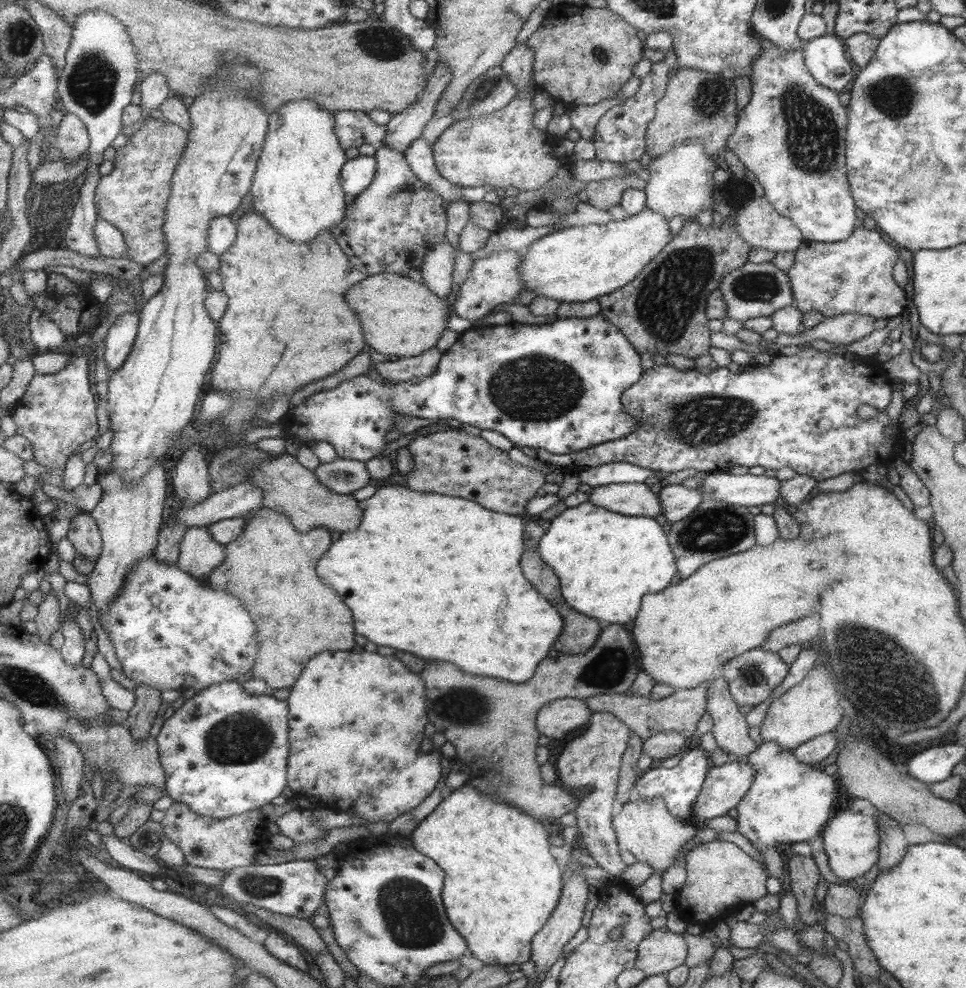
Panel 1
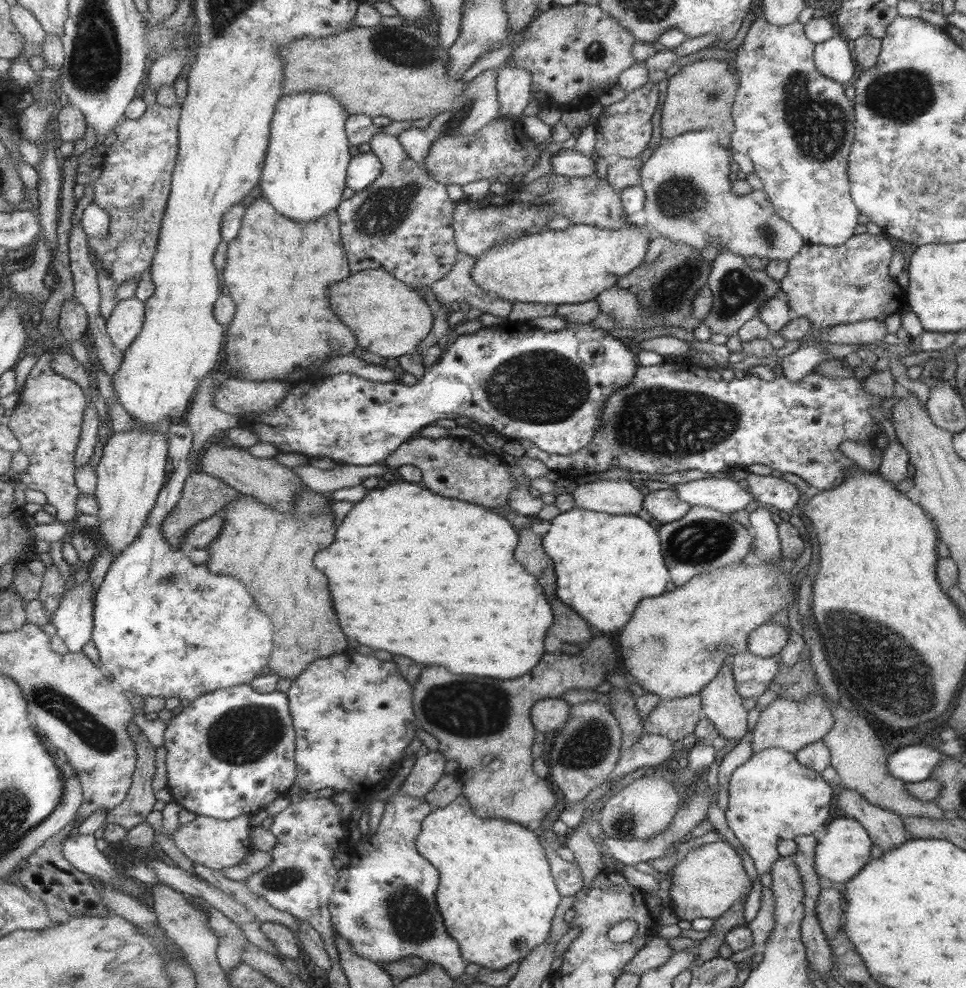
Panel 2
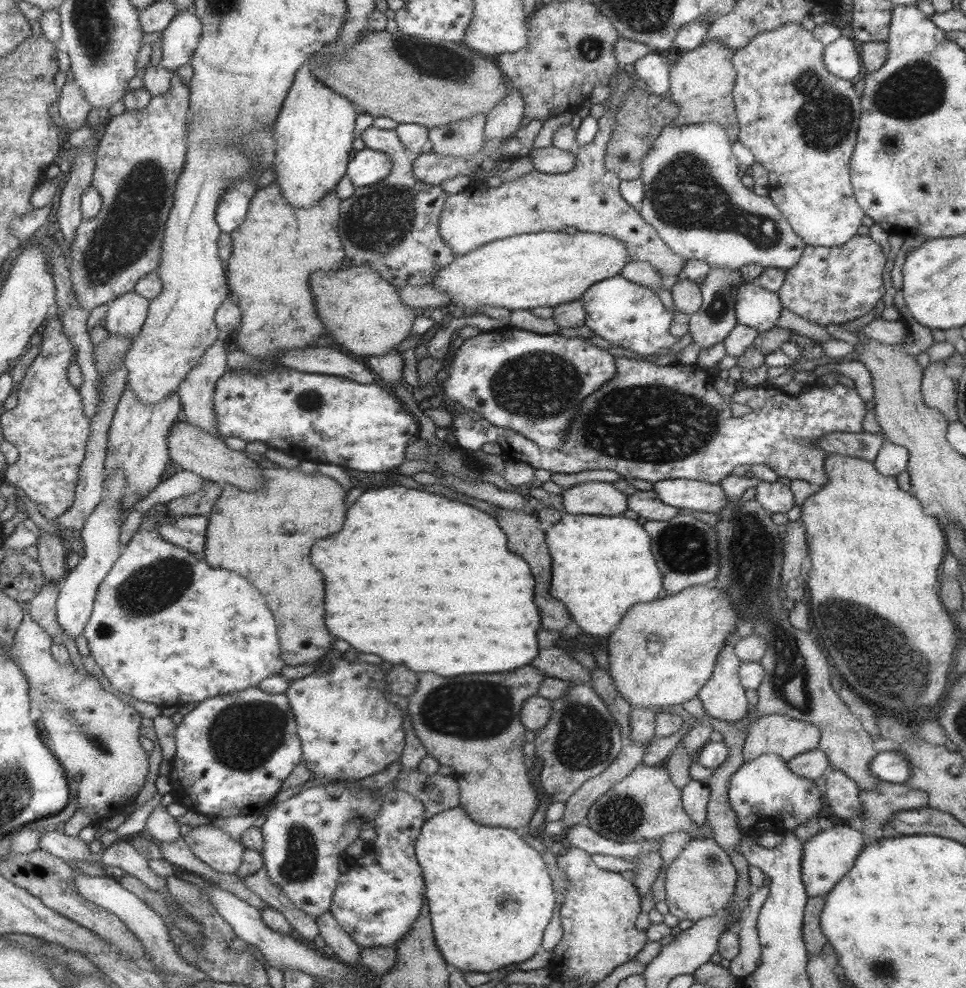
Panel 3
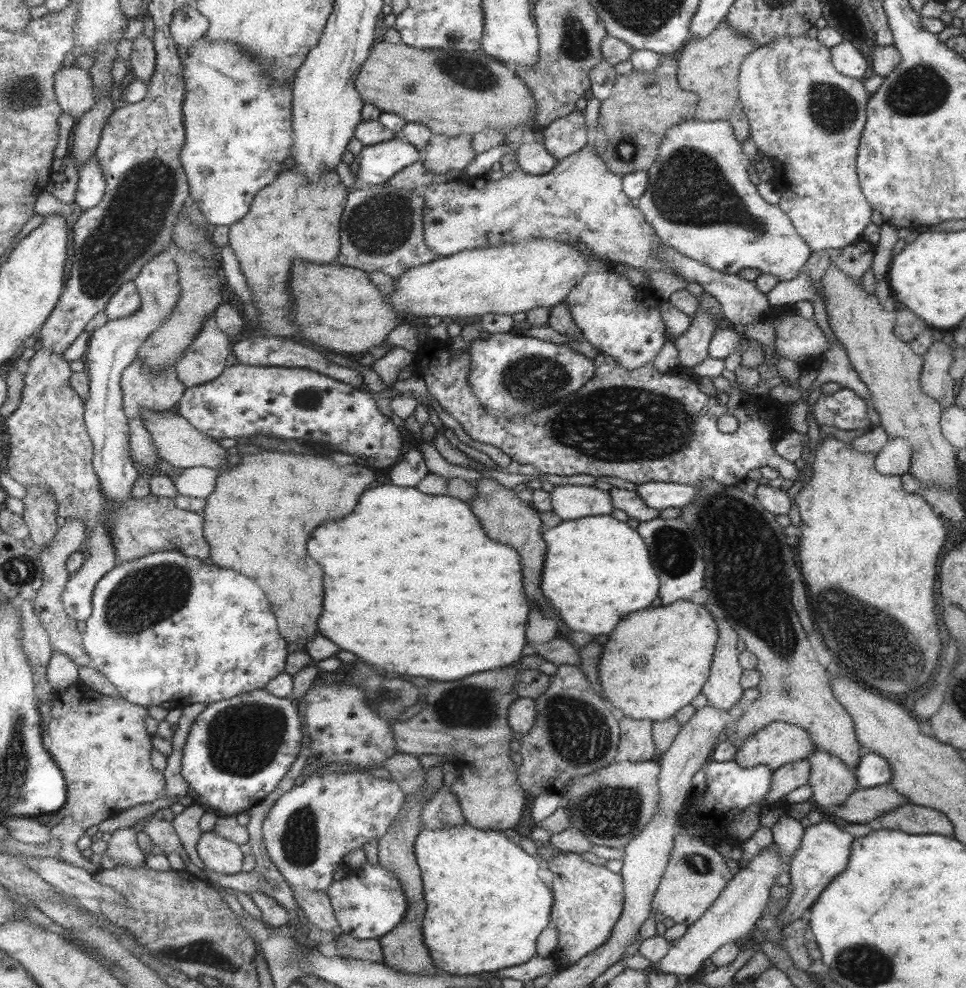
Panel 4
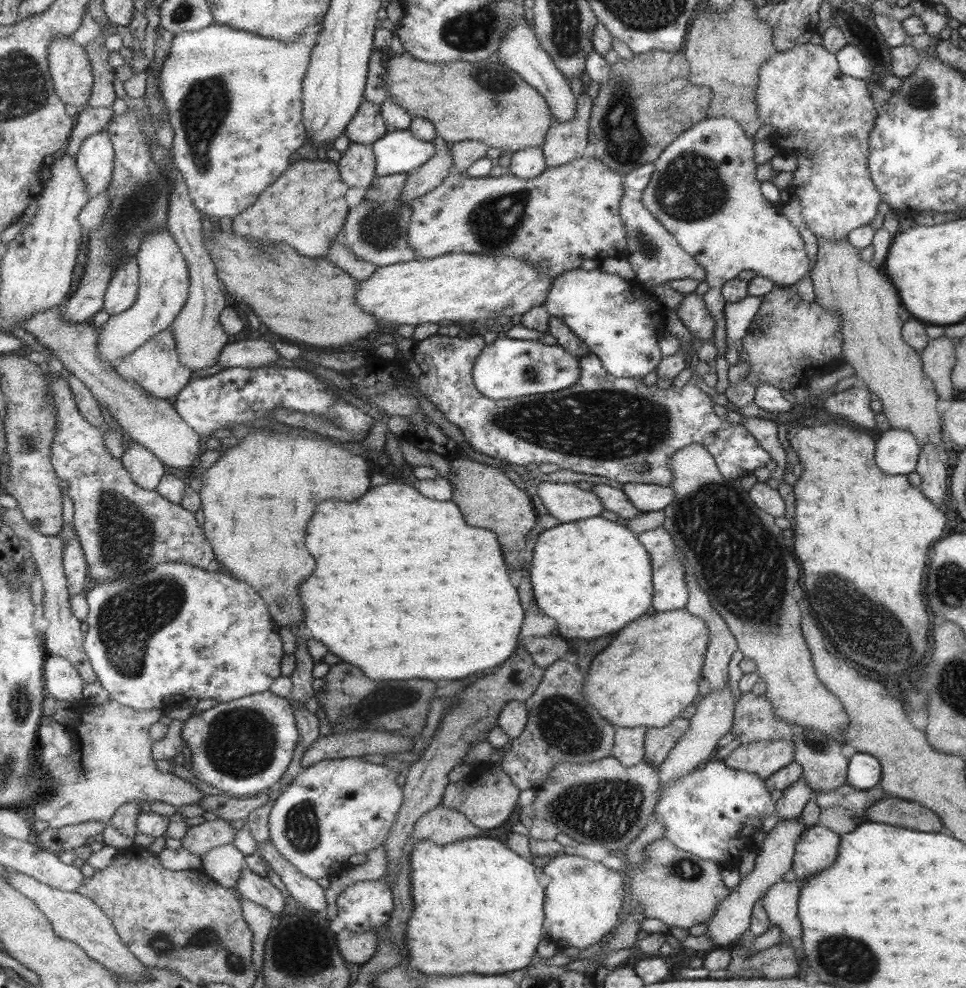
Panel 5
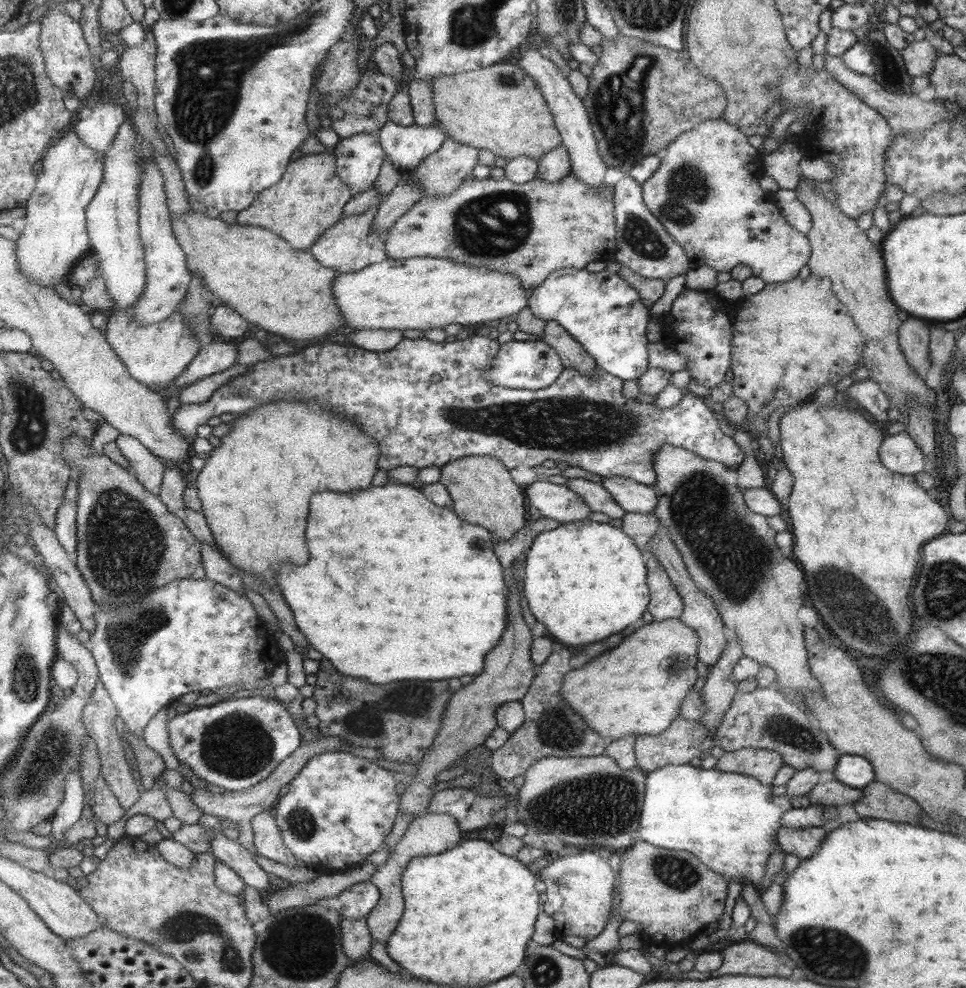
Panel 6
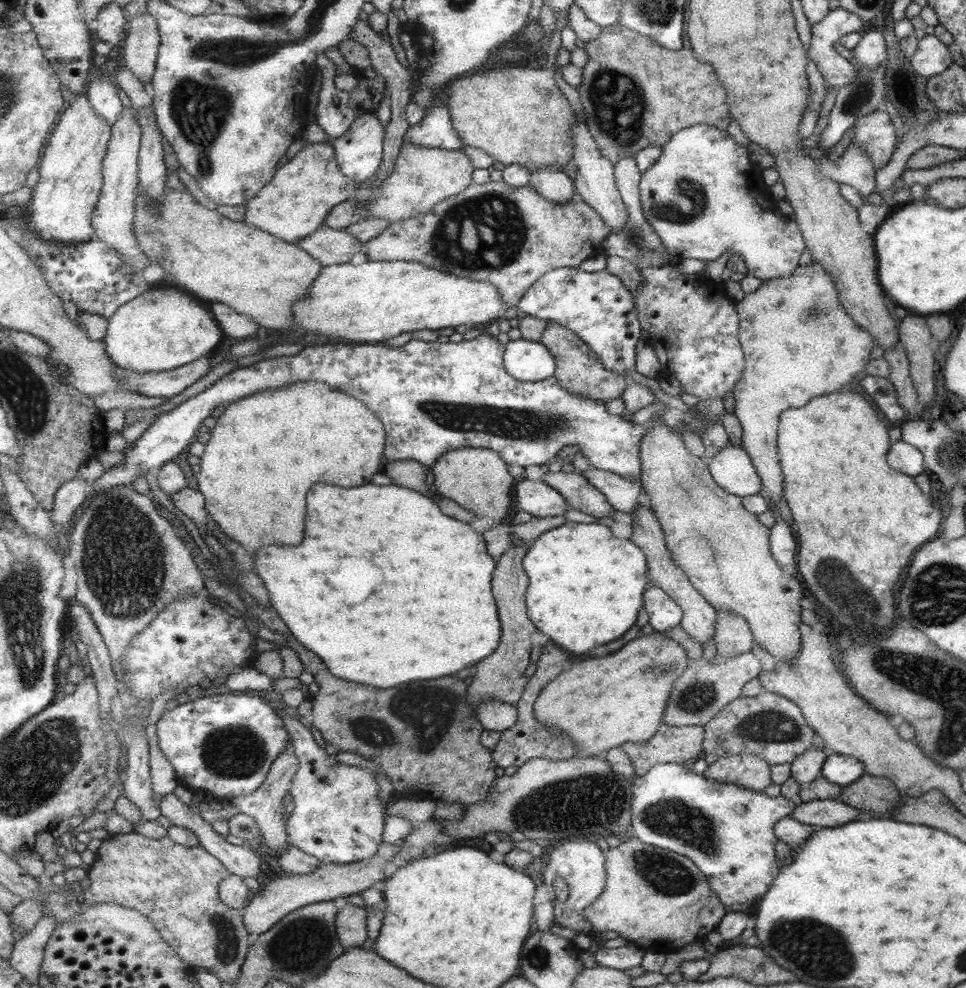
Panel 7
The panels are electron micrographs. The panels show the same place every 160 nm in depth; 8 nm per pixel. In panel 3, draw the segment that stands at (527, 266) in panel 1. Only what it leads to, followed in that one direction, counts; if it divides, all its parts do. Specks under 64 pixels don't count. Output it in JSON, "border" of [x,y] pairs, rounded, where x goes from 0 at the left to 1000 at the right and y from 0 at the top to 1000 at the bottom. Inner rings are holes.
{"border":[[[561,234],[558,236],[550,236],[542,238],[531,238],[530,240],[525,240],[522,242],[517,242],[507,245],[505,248],[500,248],[497,251],[490,253],[489,256],[481,258],[473,258],[472,263],[468,265],[467,268],[461,269],[459,272],[454,273],[452,276],[447,277],[447,284],[443,287],[449,289],[454,296],[460,296],[466,304],[466,308],[473,310],[473,312],[496,312],[497,310],[516,310],[517,312],[524,312],[525,314],[549,314],[556,310],[568,310],[572,312],[573,310],[589,306],[597,305],[607,296],[609,289],[616,287],[617,285],[624,284],[627,281],[637,280],[642,277],[643,271],[651,265],[650,251],[647,250],[647,245],[643,245],[642,242],[633,241],[626,237],[618,236],[601,236],[596,234],[595,236],[588,238],[582,235],[565,235]]]}

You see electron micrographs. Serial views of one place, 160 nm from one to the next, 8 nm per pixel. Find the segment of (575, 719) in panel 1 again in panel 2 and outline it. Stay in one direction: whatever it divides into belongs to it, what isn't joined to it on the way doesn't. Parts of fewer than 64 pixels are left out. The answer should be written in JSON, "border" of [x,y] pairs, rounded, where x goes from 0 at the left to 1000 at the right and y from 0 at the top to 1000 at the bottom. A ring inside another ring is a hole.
{"border":[[[566,706],[554,711],[549,719],[549,730],[555,741],[579,740],[585,735],[591,716],[585,709]]]}

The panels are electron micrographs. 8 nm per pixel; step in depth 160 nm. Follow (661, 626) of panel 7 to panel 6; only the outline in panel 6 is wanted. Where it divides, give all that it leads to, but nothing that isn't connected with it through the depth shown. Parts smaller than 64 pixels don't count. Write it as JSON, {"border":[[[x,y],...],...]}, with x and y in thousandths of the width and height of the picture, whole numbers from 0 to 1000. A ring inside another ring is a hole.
{"border":[[[667,557],[671,574],[672,601],[676,601],[676,609],[672,609],[672,628],[684,630],[694,626],[704,626],[708,612],[702,598],[696,592],[687,574],[679,568],[676,561]]]}

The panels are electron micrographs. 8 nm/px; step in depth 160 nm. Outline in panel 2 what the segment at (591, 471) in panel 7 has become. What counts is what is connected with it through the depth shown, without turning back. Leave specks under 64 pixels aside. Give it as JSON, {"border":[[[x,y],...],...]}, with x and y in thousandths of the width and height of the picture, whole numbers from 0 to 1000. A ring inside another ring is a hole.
{"border":[[[732,483],[714,486],[707,490],[697,490],[697,496],[703,501],[705,508],[713,512],[732,512],[751,520],[769,516],[780,506],[778,500],[767,491],[751,484]]]}

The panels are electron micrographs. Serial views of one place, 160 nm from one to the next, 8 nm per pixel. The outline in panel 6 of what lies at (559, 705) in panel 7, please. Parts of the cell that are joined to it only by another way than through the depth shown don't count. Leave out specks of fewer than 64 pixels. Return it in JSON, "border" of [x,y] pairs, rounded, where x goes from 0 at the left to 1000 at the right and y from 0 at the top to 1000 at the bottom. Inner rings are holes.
{"border":[[[694,626],[684,630],[667,629],[657,636],[657,640],[633,658],[617,664],[614,670],[606,672],[599,678],[593,678],[585,690],[585,711],[604,727],[610,739],[618,739],[618,744],[626,751],[637,750],[648,744],[685,743],[696,733],[704,721],[708,706],[712,704],[723,682],[719,672],[723,669],[724,646],[719,639],[703,626]]]}

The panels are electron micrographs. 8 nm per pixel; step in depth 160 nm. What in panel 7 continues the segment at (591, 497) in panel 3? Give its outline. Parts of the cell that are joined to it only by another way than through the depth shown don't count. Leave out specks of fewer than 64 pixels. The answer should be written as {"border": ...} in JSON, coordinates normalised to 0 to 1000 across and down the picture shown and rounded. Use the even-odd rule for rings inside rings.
{"border":[[[541,485],[535,488],[534,516],[541,516],[552,523],[564,524],[582,521],[589,515],[585,504],[572,493],[559,486]]]}

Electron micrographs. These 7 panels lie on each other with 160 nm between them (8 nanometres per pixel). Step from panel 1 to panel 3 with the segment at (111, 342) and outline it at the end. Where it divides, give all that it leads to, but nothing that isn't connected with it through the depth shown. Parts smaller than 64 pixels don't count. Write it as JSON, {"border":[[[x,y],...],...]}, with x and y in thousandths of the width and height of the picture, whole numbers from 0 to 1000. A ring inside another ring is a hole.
{"border":[[[142,295],[128,298],[113,309],[109,332],[123,340],[142,341],[154,323],[156,307]]]}

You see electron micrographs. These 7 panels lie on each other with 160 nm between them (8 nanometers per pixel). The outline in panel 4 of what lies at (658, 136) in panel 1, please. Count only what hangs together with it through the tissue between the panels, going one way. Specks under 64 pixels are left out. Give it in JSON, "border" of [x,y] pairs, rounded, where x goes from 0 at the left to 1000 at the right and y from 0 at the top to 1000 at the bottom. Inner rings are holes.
{"border":[[[751,20],[746,21],[732,36],[717,37],[706,48],[702,59],[703,69],[700,80],[705,89],[718,93],[724,99],[716,113],[716,119],[719,122],[758,123],[764,141],[769,143],[776,140],[773,116],[766,102],[765,73],[770,59],[784,51],[784,48],[784,43],[765,34]]]}

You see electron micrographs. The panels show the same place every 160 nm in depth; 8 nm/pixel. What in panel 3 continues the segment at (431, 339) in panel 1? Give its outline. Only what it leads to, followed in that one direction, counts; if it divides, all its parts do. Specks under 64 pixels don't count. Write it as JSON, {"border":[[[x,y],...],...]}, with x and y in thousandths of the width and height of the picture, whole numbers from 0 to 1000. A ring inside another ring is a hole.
{"border":[[[380,269],[355,270],[349,275],[324,275],[324,302],[328,302],[328,318],[332,318],[332,326],[341,330],[341,338],[349,342],[349,350],[367,359],[384,361],[402,357],[422,340],[425,328],[432,322],[425,315],[428,312],[415,305],[410,290]]]}

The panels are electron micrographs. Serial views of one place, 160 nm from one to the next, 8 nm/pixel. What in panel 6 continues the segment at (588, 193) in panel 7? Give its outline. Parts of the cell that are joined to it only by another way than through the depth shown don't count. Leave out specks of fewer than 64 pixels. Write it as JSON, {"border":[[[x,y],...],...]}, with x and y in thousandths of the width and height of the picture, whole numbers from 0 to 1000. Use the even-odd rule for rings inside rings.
{"border":[[[547,50],[539,56],[533,57],[533,61],[537,61],[532,64],[537,66],[556,84],[566,103],[567,110],[575,119],[581,147],[586,150],[589,157],[590,176],[595,177],[597,181],[601,182],[601,185],[609,186],[613,190],[628,188],[624,178],[626,178],[629,167],[621,159],[620,150],[617,148],[617,139],[613,135],[612,124],[609,120],[608,109],[606,109],[604,101],[592,91],[588,80],[583,78],[581,72],[568,62],[562,52]]]}

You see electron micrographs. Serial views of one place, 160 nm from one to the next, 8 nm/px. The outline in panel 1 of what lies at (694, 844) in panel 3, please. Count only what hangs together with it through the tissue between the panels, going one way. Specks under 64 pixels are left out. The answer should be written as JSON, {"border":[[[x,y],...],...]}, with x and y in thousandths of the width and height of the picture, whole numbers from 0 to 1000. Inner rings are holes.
{"border":[[[743,850],[724,853],[708,866],[708,878],[710,888],[705,899],[699,903],[699,921],[711,936],[729,935],[745,927],[746,923],[769,915],[775,917],[794,905],[794,887],[790,880],[760,853]]]}

